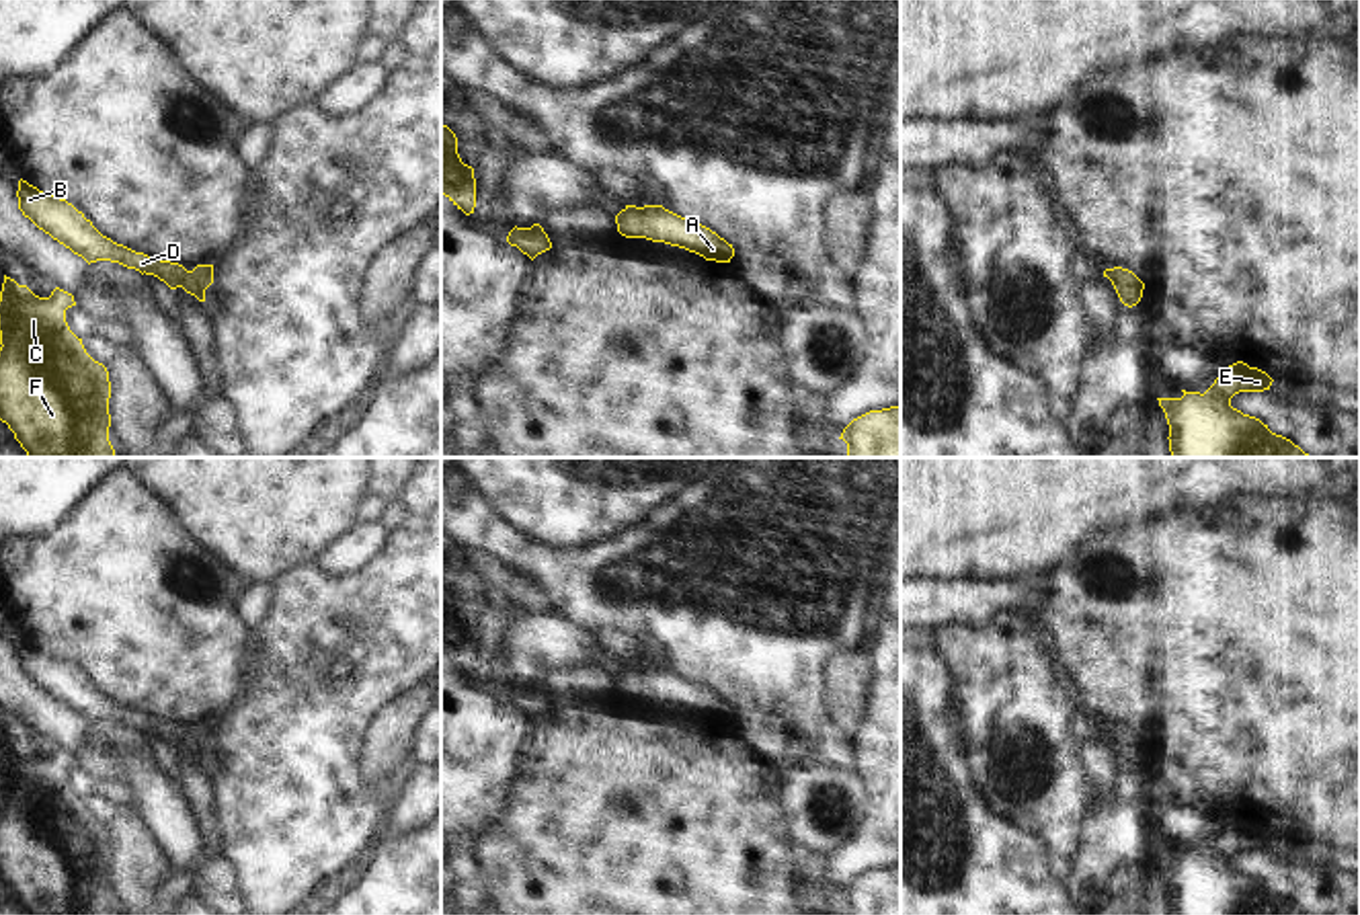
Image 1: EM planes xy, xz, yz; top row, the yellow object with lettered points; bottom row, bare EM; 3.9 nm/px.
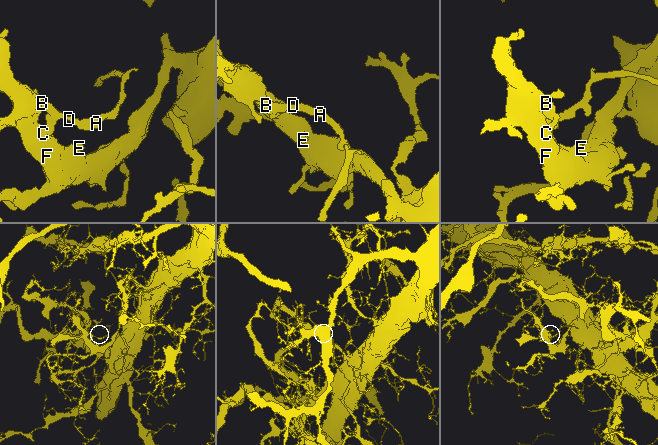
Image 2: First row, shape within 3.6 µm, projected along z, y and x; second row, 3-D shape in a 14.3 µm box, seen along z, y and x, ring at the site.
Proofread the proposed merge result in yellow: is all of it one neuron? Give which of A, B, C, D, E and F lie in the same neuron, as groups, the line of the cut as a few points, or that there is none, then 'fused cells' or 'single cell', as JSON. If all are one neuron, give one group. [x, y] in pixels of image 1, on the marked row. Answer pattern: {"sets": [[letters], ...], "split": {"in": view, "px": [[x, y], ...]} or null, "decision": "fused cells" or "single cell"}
{"sets": [["A", "B", "C", "D", "E", "F"]], "split": null, "decision": "single cell"}

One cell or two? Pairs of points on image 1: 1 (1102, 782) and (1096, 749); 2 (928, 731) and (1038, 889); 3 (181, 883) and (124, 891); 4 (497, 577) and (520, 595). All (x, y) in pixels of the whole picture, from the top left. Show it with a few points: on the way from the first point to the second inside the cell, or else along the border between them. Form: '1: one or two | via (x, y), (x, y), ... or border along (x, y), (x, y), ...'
1: one | via (1102, 774), (1100, 758)
2: one | via (928, 770), (1000, 850)
3: two | border along (171, 870), (154, 893)
4: one | via (503, 583), (513, 589)

